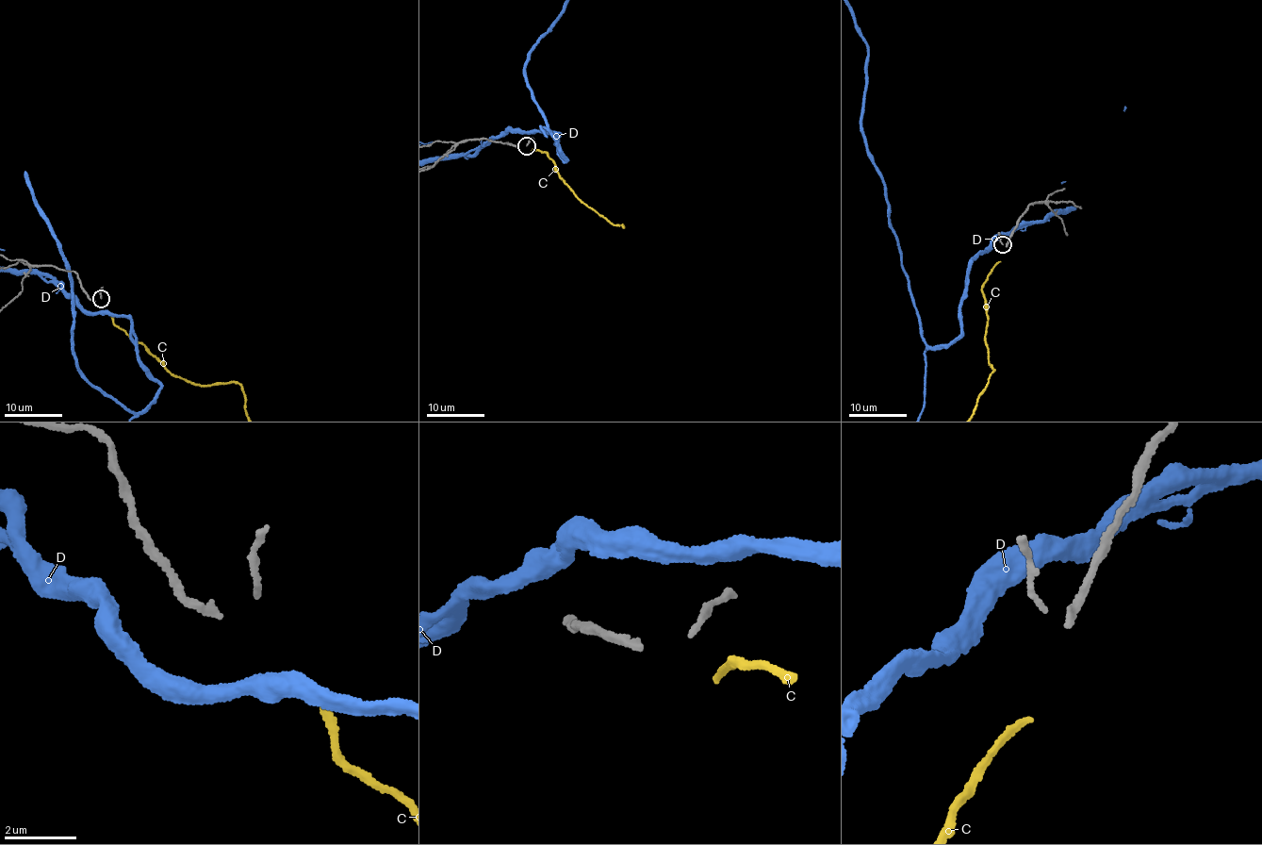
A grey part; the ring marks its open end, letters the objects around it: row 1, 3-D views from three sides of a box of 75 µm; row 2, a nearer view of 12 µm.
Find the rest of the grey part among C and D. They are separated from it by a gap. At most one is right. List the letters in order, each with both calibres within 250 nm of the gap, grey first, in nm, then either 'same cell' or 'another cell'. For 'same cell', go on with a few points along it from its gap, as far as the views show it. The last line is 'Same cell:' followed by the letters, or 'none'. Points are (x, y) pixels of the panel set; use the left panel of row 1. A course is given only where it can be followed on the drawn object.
C: 90 nm thick on the grey side, 190 nm on the other; same cell
D: 90 nm thick on the grey side, 400 nm on the other; another cell
Same cell: C

